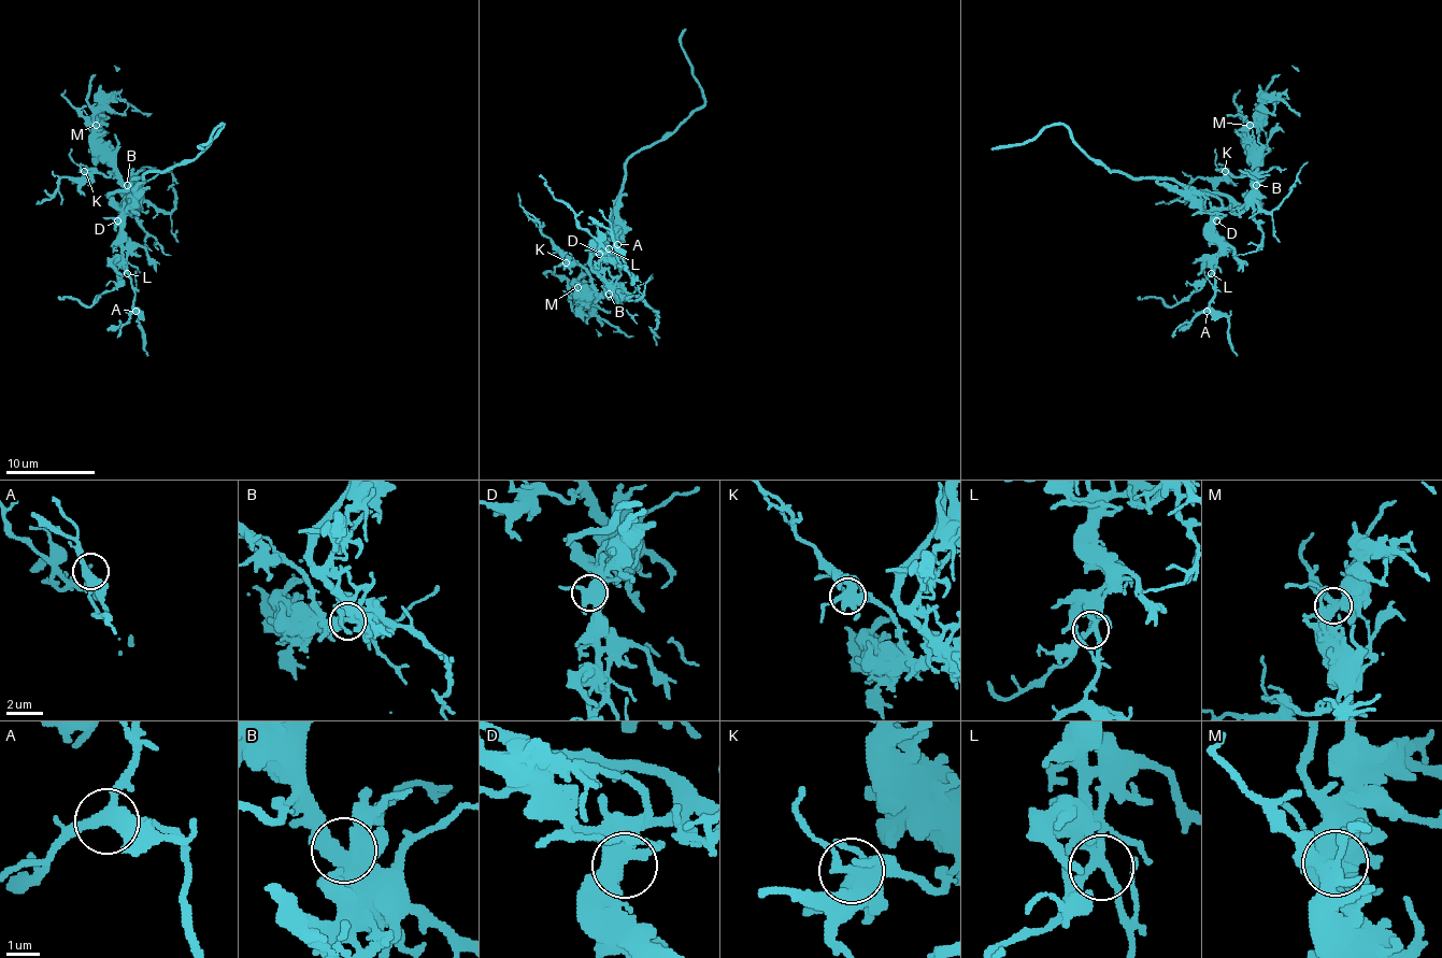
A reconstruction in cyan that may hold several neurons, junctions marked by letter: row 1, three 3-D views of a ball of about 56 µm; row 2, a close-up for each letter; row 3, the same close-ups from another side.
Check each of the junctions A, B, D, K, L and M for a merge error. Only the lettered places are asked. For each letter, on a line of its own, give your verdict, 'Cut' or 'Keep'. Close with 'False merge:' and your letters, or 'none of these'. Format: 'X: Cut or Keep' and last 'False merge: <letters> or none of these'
A: Keep
B: Keep
D: Keep
K: Keep
L: Keep
M: Keep
False merge: none of these

